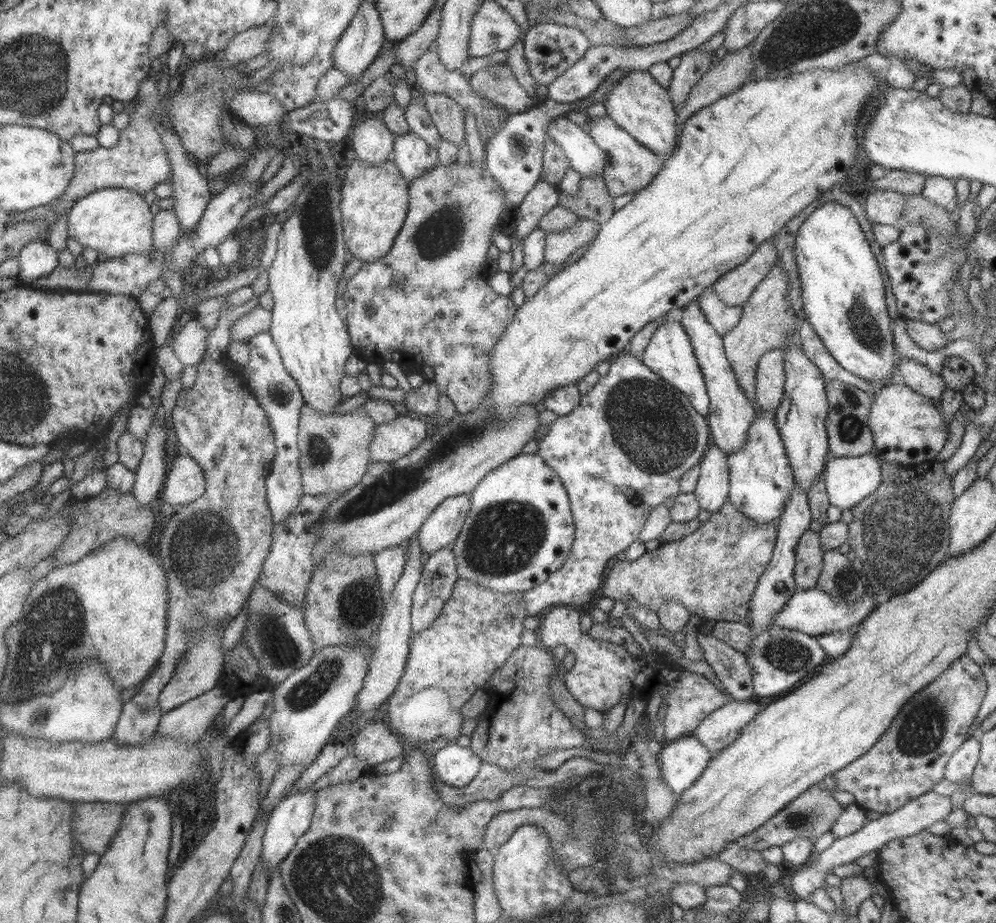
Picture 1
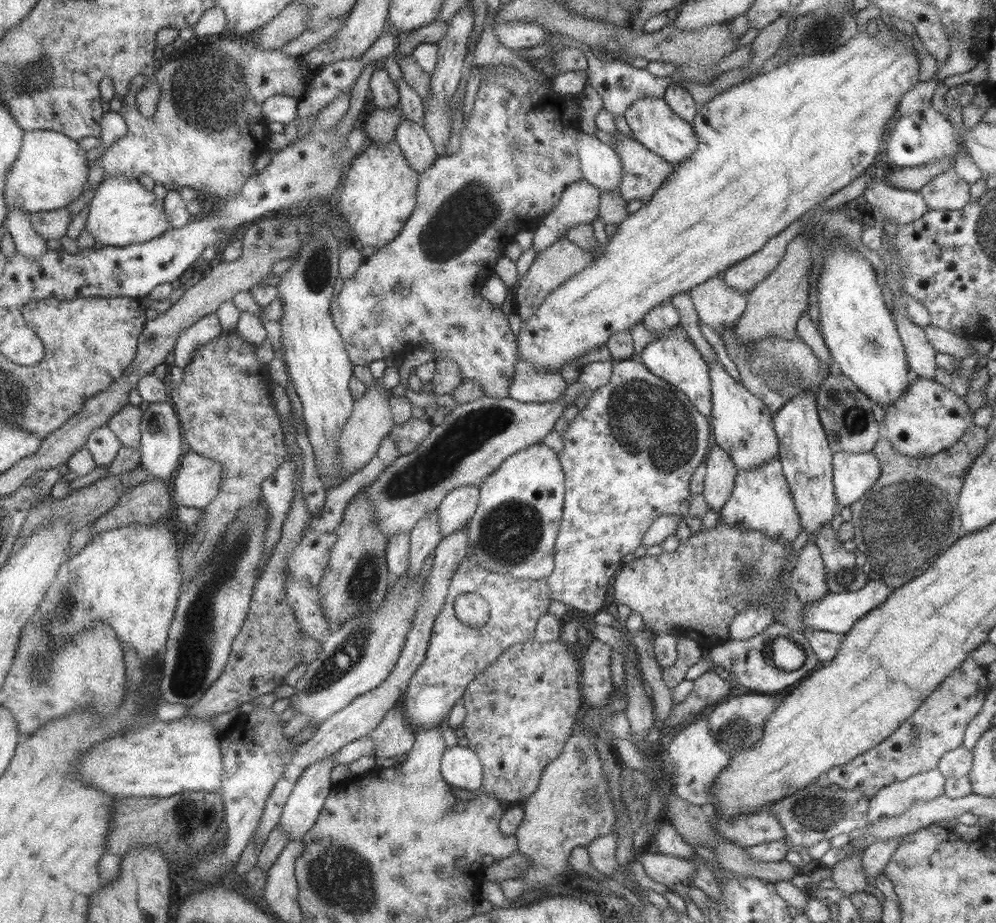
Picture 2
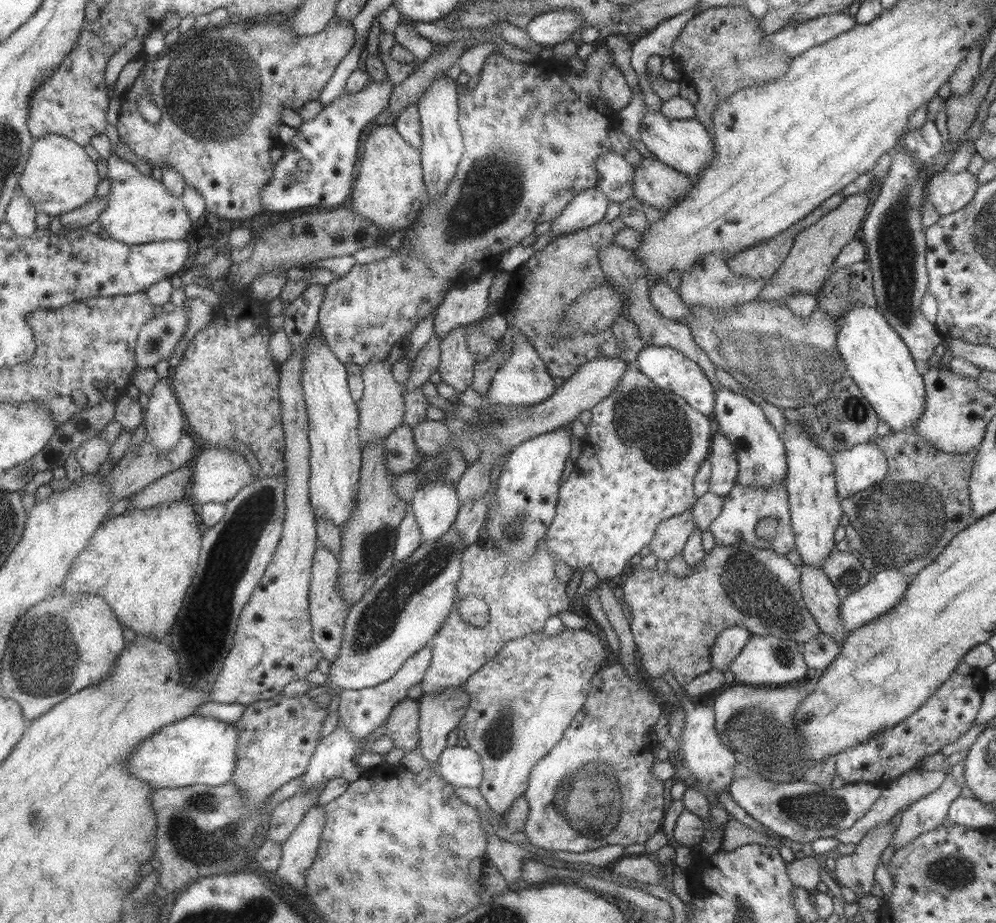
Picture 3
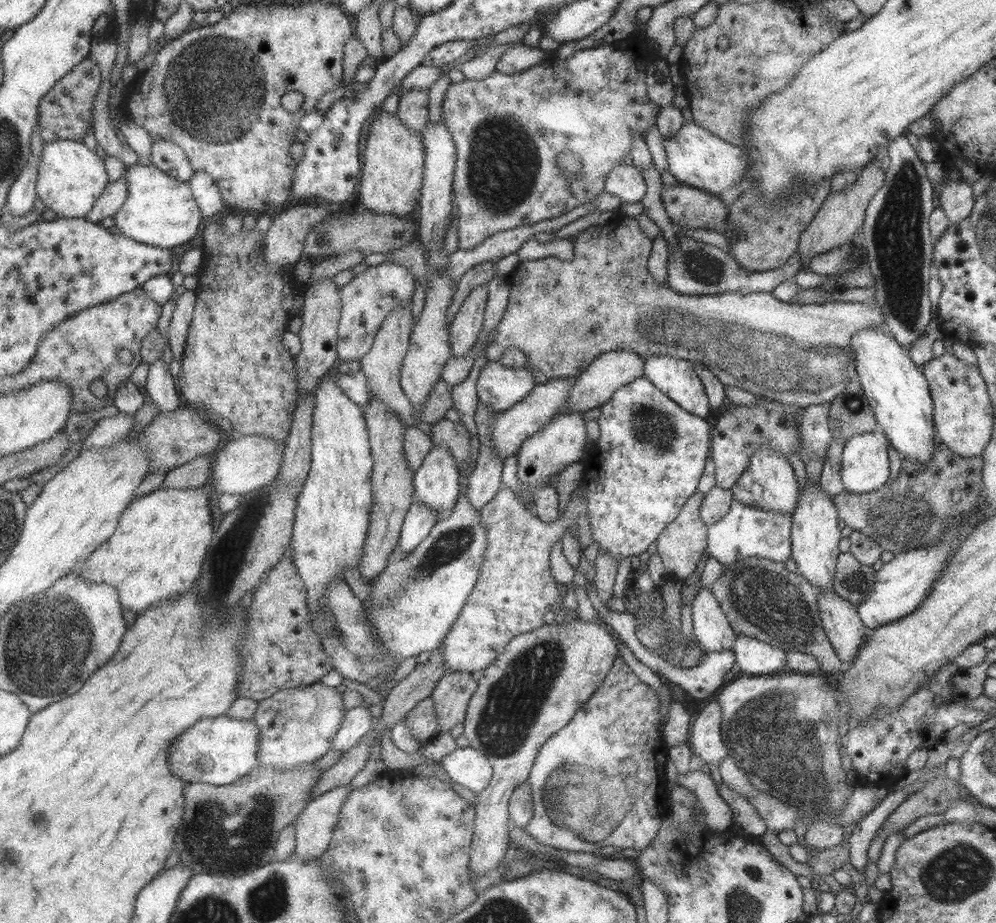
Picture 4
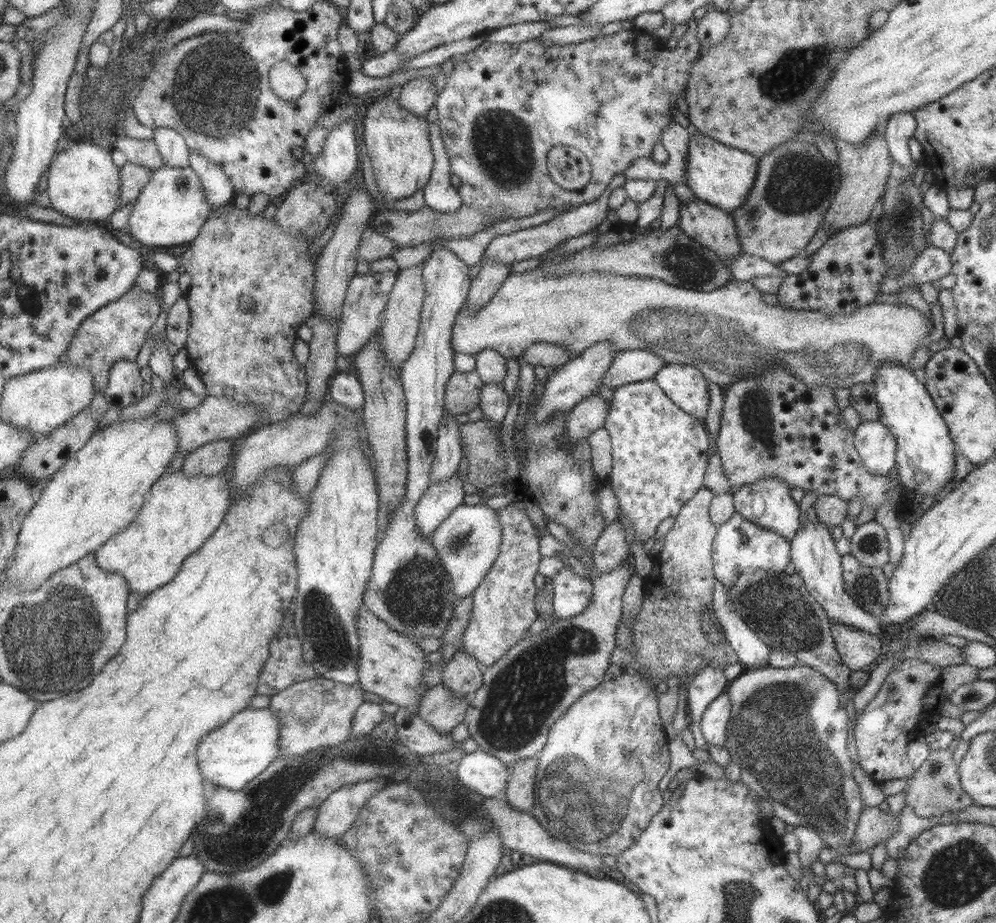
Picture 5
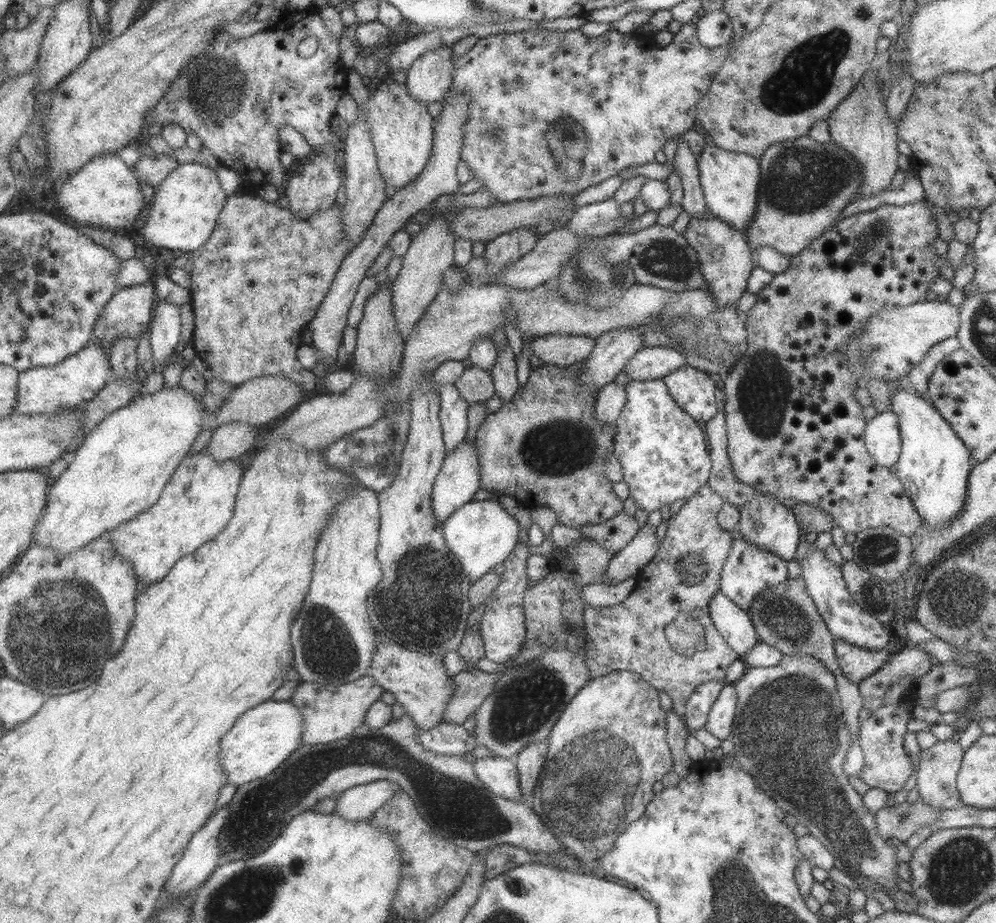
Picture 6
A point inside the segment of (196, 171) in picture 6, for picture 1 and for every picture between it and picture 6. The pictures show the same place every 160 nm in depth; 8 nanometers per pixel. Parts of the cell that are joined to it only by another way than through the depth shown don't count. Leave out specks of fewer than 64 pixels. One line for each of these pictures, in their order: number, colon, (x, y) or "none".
1: (115, 221)
2: (123, 212)
3: (142, 209)
4: (163, 211)
5: (173, 209)

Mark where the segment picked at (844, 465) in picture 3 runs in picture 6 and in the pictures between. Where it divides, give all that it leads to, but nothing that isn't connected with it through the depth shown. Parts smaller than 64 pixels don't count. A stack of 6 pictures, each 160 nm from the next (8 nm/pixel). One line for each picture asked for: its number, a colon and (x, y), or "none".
4: (864, 466)
5: (876, 447)
6: (882, 440)

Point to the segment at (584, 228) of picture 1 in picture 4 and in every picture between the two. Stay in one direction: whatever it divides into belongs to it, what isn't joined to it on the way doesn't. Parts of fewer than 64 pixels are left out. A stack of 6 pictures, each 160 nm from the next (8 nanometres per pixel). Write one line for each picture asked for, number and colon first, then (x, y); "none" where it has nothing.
2: (551, 267)
3: (551, 279)
4: (562, 314)

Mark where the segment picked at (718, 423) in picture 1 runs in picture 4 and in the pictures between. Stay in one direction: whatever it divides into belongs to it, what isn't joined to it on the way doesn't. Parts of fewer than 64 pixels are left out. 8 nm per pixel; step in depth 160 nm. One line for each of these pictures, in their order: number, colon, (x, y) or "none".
2: (741, 425)
3: (760, 453)
4: (768, 483)

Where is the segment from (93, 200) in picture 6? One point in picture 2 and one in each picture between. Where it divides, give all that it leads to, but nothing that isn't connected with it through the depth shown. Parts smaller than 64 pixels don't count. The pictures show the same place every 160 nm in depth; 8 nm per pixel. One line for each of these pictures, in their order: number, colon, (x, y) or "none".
2: (52, 171)
3: (60, 176)
4: (72, 178)
5: (84, 183)

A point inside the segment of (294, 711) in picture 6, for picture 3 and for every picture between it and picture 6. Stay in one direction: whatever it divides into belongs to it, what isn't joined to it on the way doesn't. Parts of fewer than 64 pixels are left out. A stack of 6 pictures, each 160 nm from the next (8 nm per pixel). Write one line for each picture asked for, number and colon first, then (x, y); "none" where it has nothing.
3: (197, 750)
4: (221, 750)
5: (237, 752)

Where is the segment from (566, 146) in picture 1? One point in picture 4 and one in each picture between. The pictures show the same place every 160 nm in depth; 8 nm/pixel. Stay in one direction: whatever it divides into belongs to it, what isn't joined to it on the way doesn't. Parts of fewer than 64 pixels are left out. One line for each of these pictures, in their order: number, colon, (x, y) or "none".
2: (600, 165)
3: (615, 176)
4: (625, 181)

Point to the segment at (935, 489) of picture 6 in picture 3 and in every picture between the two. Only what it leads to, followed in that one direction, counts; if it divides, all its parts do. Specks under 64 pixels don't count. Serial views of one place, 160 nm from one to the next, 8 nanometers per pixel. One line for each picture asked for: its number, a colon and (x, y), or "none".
3: (879, 363)
4: (897, 392)
5: (925, 454)

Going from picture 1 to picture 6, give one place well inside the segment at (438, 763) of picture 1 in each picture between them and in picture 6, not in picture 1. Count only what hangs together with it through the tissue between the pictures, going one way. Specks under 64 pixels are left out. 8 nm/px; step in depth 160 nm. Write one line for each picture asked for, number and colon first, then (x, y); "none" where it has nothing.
2: (461, 766)
3: (462, 766)
4: (468, 766)
5: (481, 771)
6: (500, 774)

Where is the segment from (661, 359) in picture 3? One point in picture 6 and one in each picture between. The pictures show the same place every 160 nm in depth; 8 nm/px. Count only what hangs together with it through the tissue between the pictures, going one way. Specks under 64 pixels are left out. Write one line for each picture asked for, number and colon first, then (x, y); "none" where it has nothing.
4: (675, 378)
5: (684, 385)
6: (692, 390)

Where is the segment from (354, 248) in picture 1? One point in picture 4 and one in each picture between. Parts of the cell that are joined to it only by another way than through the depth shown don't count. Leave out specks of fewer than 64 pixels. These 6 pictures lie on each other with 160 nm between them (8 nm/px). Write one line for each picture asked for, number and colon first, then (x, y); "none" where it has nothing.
2: (380, 193)
3: (390, 190)
4: (392, 182)

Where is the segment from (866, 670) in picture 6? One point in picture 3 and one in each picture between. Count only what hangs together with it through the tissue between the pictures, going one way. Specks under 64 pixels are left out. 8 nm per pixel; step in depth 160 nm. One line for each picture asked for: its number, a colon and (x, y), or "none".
3: (820, 597)
4: (844, 630)
5: (856, 649)

